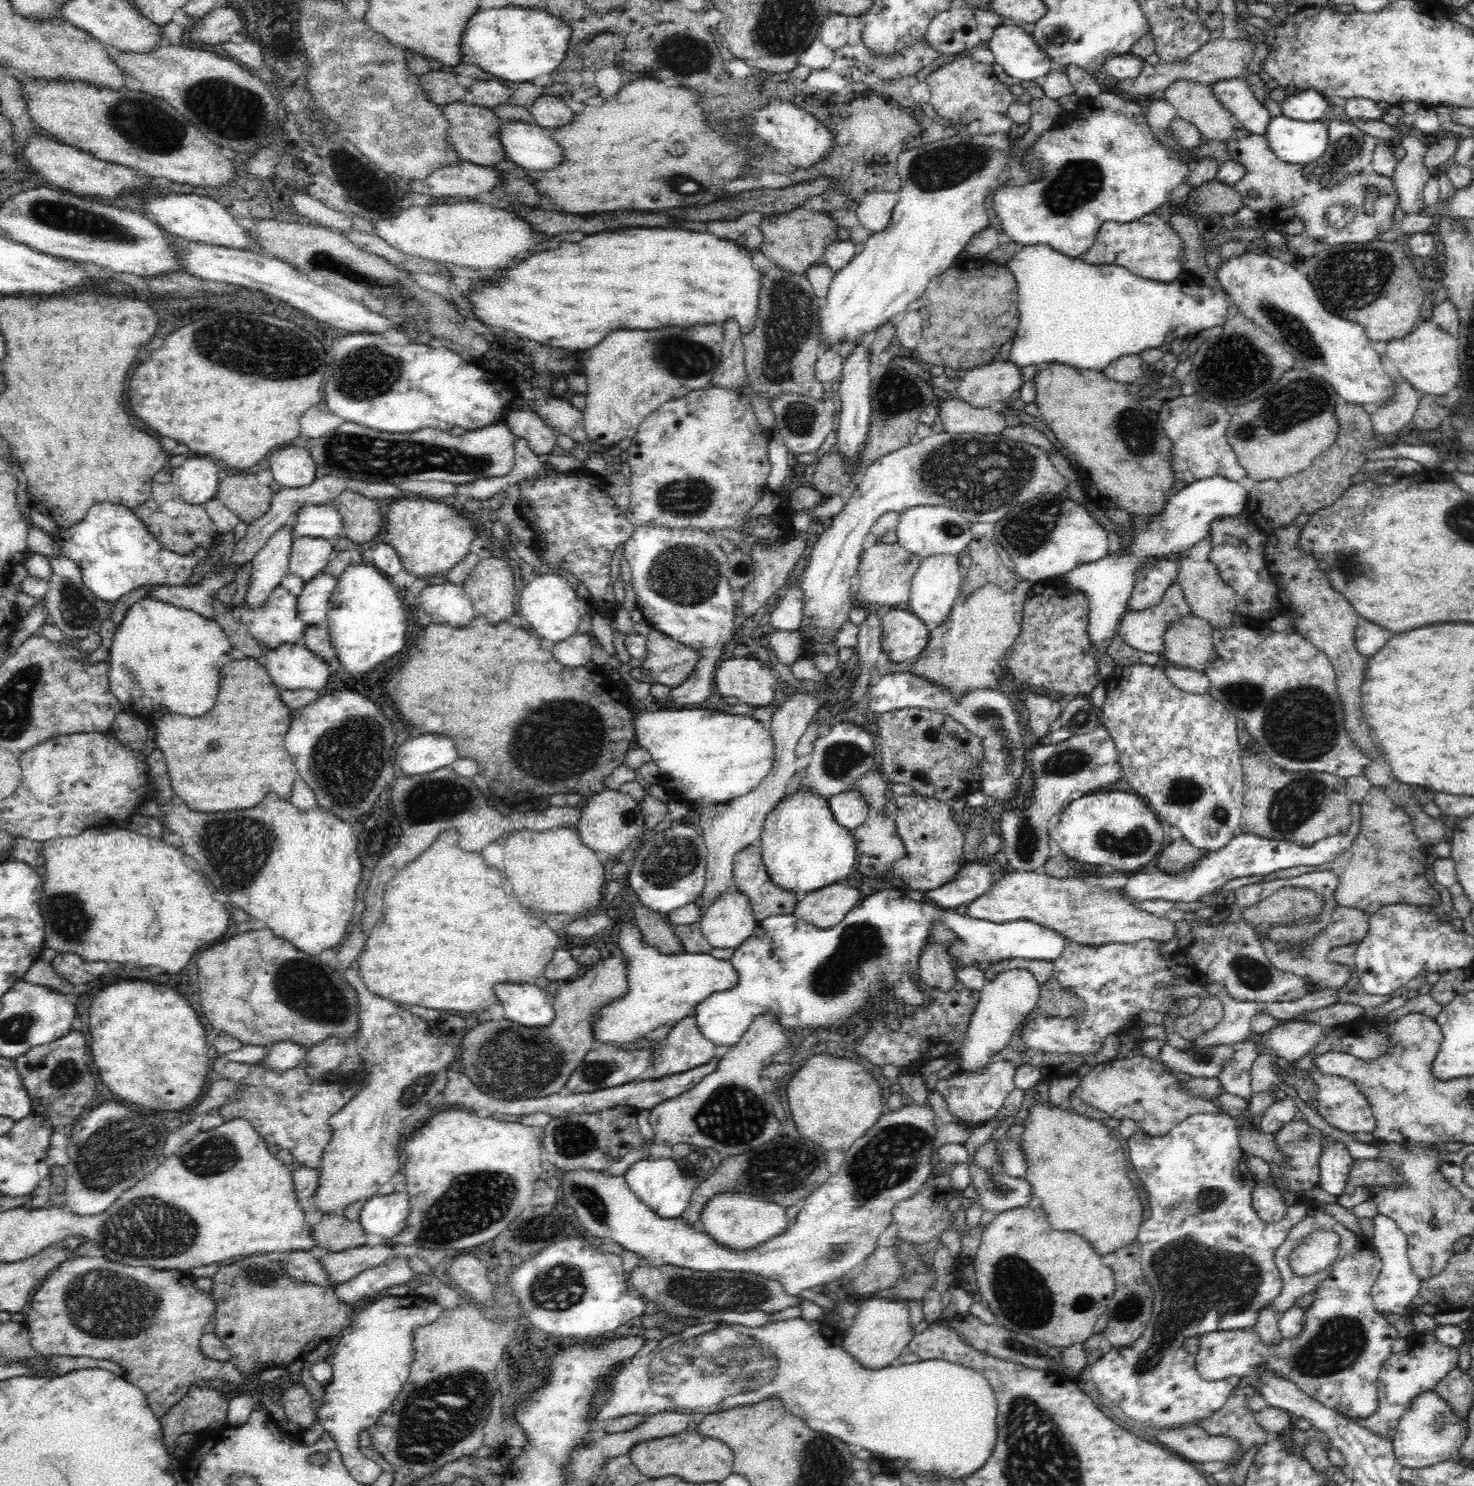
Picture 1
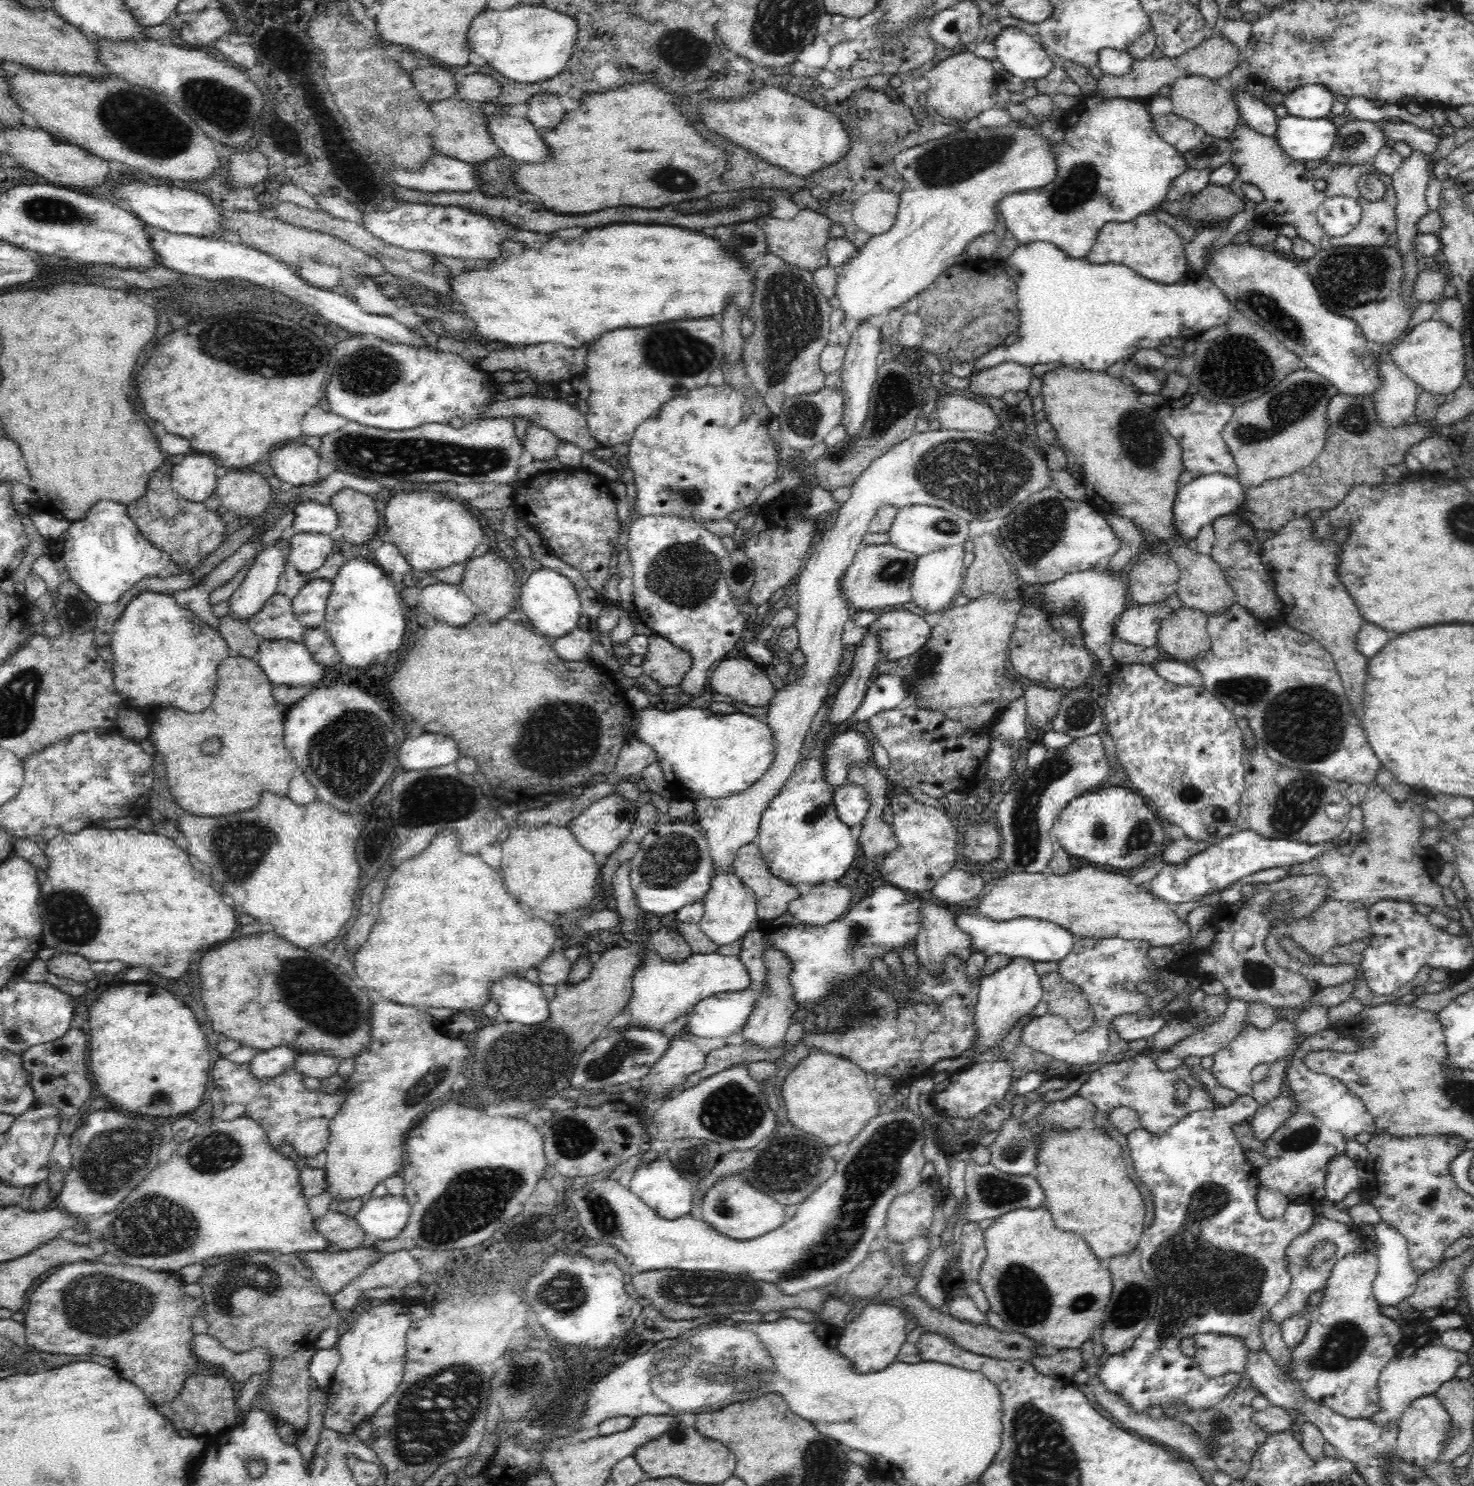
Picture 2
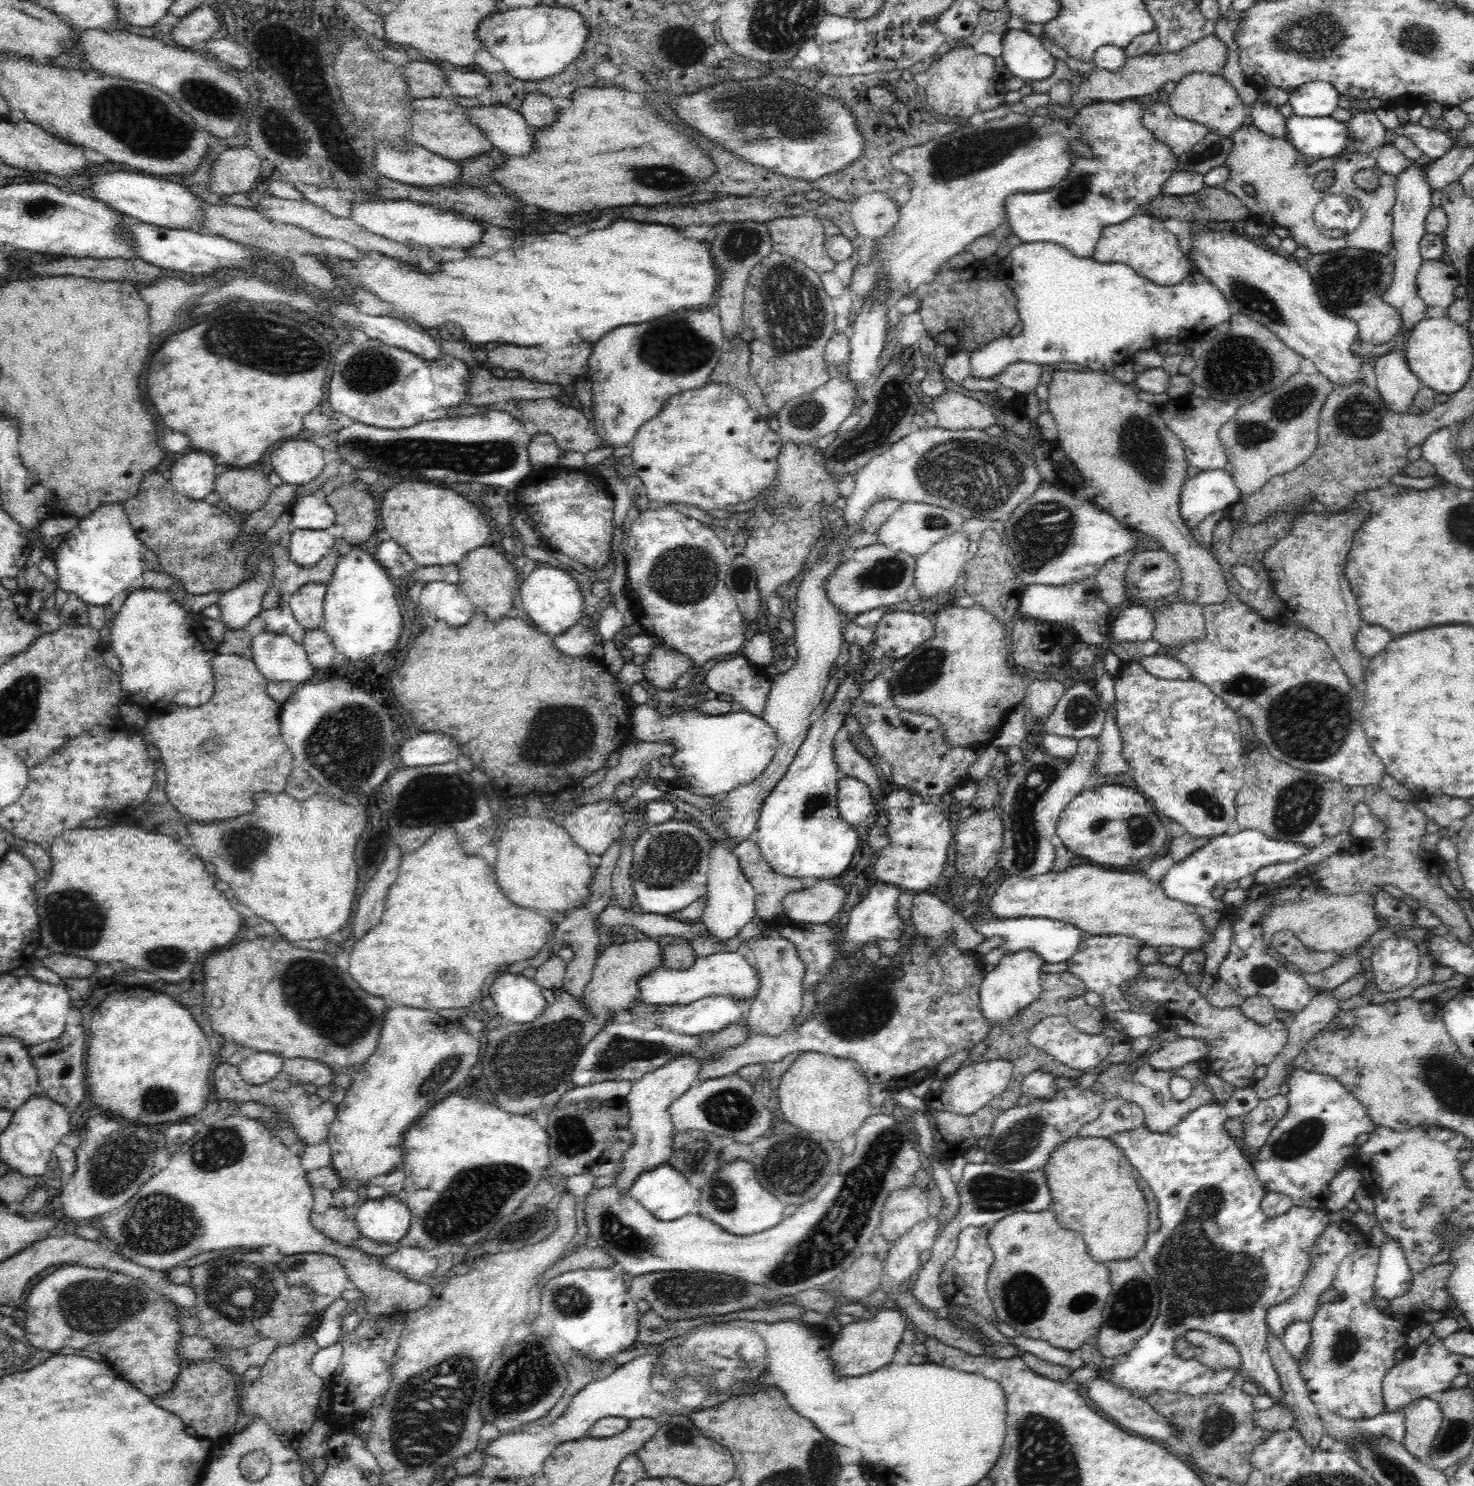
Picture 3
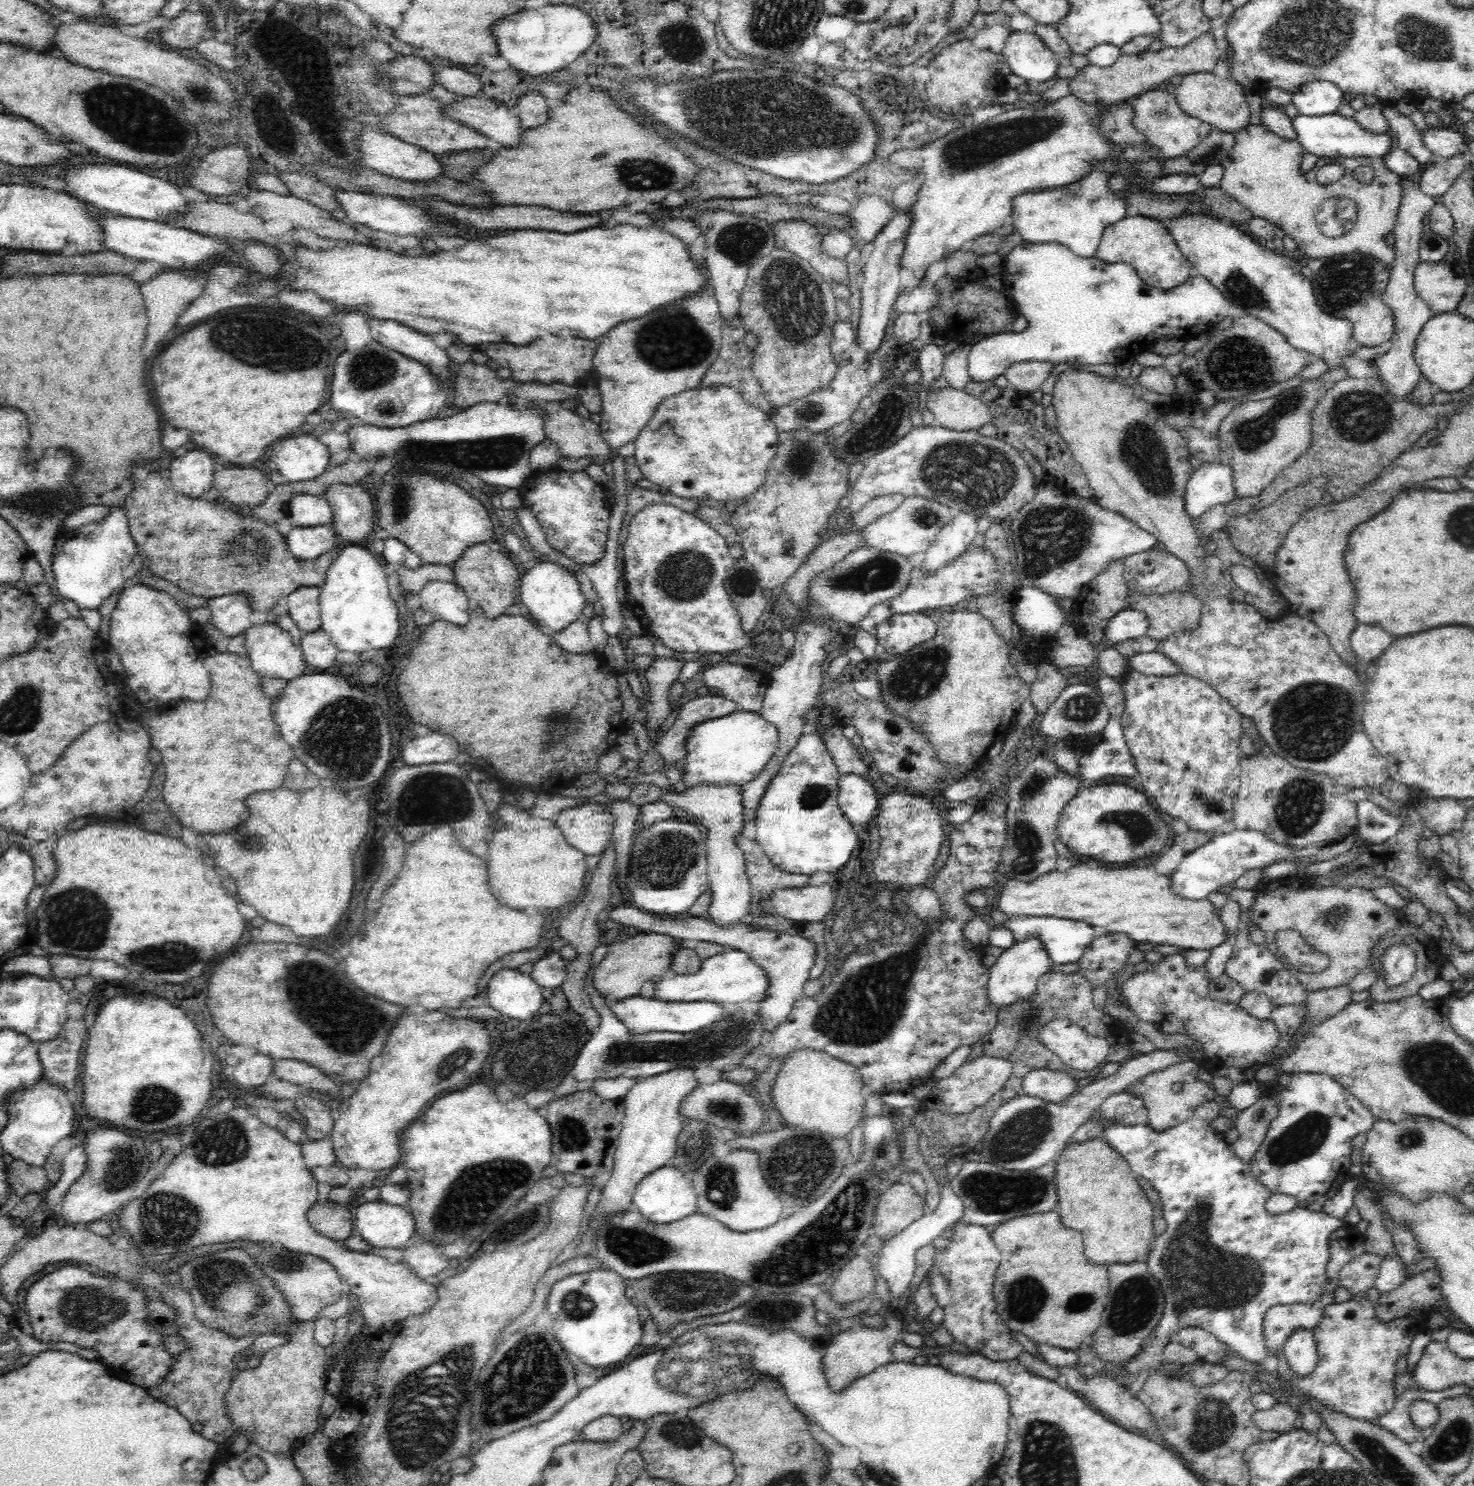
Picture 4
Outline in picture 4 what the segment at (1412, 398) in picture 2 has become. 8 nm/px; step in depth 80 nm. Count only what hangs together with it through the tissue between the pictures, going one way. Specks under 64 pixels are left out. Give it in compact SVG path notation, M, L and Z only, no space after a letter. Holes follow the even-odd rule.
M1419 173L1403 176L1400 180L1402 196L1400 196L1398 212L1396 212L1395 228L1392 230L1395 239L1393 246L1395 250L1394 263L1390 265L1389 281L1383 294L1383 302L1389 306L1393 312L1393 318L1395 318L1395 331L1390 339L1392 347L1373 361L1377 376L1384 384L1384 388L1387 388L1388 392L1396 397L1410 395L1417 388L1420 369L1414 363L1412 346L1414 346L1414 340L1416 340L1420 328L1434 315L1431 308L1417 295L1414 286L1414 271L1418 263L1421 262L1419 242L1421 234L1426 228L1423 222L1424 217L1435 205L1432 197L1421 191L1418 176Z

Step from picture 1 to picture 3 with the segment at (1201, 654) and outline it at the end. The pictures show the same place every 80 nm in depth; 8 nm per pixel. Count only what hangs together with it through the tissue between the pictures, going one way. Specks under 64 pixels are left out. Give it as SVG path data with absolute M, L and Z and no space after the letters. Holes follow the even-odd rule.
M1171 598L1162 600L1158 608L1154 608L1154 618L1153 639L1163 651L1205 636L1205 615L1200 604L1188 604L1174 598L1173 602Z

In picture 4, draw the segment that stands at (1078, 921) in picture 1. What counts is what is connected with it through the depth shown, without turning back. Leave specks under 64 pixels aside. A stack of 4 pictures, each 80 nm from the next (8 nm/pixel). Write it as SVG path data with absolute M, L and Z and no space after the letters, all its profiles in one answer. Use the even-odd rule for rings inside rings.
M1078 864L1071 866L1065 872L1050 871L1038 876L1030 882L1018 879L1008 879L1004 888L1000 889L998 911L1007 916L1016 917L1052 917L1065 920L1085 922L1091 928L1104 933L1124 933L1133 942L1149 943L1151 945L1170 945L1190 948L1192 950L1211 950L1224 942L1224 926L1214 914L1214 906L1208 900L1183 900L1172 892L1170 878L1154 872L1154 866L1146 868L1120 868L1110 870L1102 866Z

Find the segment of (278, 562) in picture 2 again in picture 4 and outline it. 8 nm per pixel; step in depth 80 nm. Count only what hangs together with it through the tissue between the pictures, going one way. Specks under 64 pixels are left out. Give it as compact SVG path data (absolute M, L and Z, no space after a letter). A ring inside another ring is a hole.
M226 594L214 597L207 602L212 613L209 620L217 630L223 632L225 636L234 637L242 634L252 625L250 615L254 612L251 608L251 600L245 594Z

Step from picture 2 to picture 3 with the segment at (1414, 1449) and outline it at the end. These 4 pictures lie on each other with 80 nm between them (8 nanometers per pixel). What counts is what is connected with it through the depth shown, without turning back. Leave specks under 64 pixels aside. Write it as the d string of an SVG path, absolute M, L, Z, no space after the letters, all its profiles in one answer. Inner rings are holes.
M1423 1397L1413 1400L1403 1410L1404 1439L1401 1444L1407 1452L1422 1463L1430 1463L1430 1451L1444 1422L1444 1413L1436 1399Z

